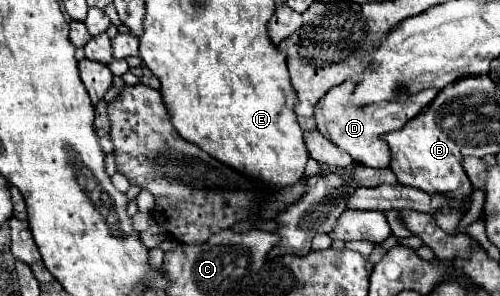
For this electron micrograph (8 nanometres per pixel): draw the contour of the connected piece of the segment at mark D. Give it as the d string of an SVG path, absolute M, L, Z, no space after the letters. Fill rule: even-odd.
M352 82L334 86L314 106L316 130L324 138L328 138L332 144L346 150L356 162L360 162L362 166L370 166L370 168L386 168L390 164L390 150L388 150L386 140L384 140L384 134L390 130L402 128L410 118L414 118L418 114L418 108L422 108L422 104L432 102L434 96L438 94L438 90L430 88L430 90L422 90L422 92L414 94L414 96L402 96L402 100L398 100L398 102L370 104L366 108L354 108L354 104L350 104L352 90L354 90Z

